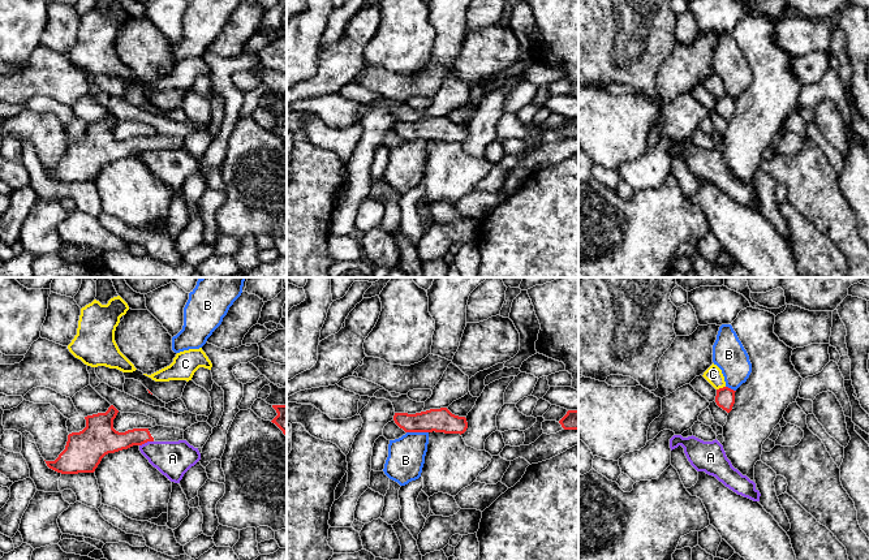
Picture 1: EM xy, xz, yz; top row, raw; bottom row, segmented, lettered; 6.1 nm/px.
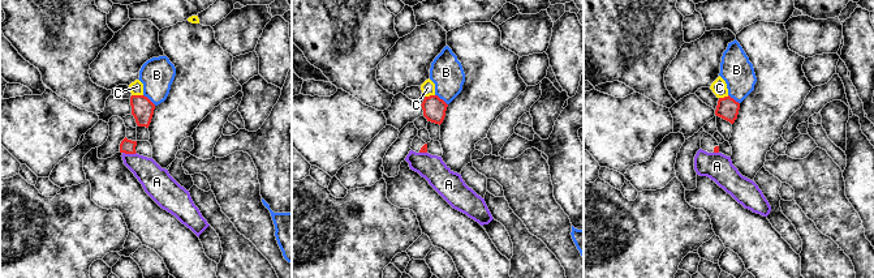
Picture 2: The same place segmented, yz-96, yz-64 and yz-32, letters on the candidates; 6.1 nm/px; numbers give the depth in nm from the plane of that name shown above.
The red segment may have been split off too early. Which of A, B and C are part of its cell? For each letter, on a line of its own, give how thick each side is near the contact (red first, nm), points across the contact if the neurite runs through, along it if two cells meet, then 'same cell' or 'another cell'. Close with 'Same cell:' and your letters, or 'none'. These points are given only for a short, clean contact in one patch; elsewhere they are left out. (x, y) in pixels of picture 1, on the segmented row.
A: 170/220 nm | another cell
B: 150/220 nm | along xz (407, 431), (427, 433) | another cell
C: 120/100 nm | along yz (725, 386), (717, 390) | another cell
Same cell: none

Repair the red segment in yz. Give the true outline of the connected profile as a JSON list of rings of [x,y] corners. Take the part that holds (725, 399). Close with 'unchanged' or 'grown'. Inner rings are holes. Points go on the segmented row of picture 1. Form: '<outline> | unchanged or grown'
[[[723,387],[717,389],[715,402],[719,408],[730,413],[732,410],[732,406],[735,404],[735,392],[734,389],[728,387]]] | unchanged

